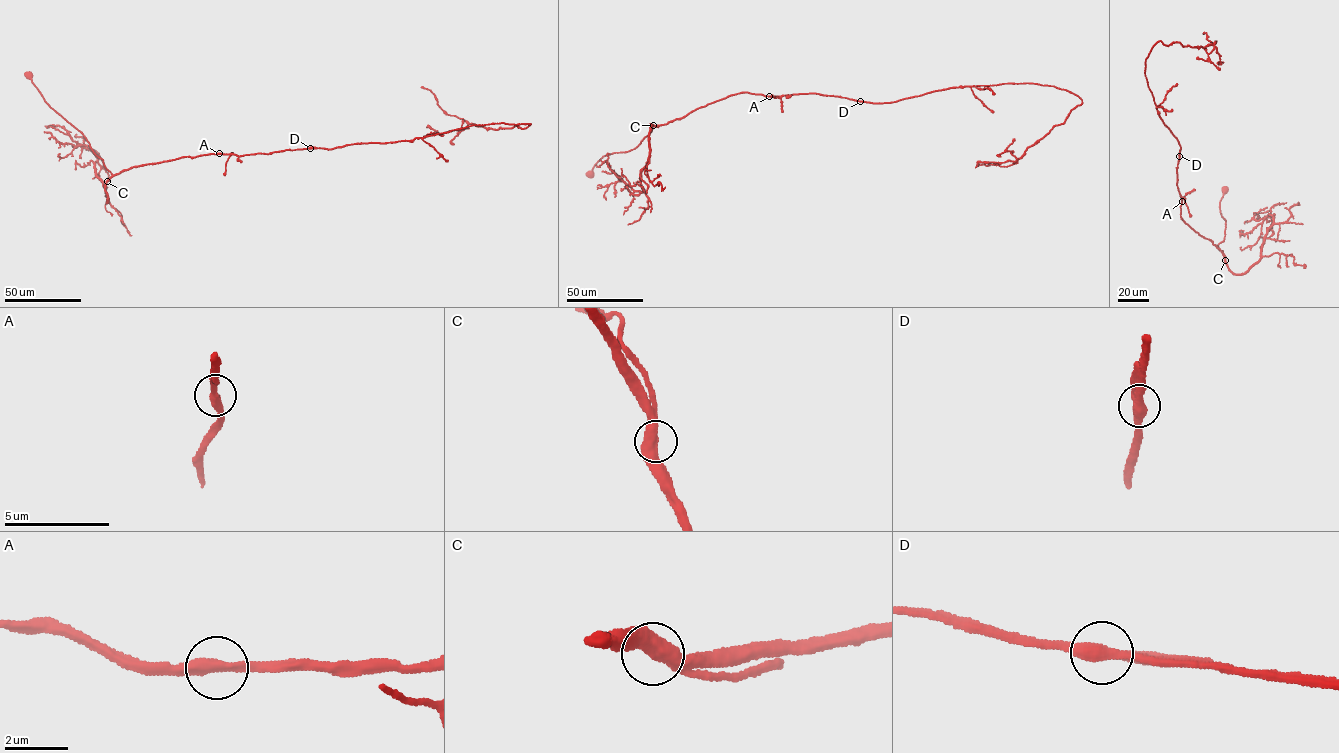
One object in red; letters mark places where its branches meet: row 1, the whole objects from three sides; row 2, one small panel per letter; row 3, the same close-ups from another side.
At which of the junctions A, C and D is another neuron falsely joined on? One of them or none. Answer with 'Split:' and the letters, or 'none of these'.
Split: none of these

